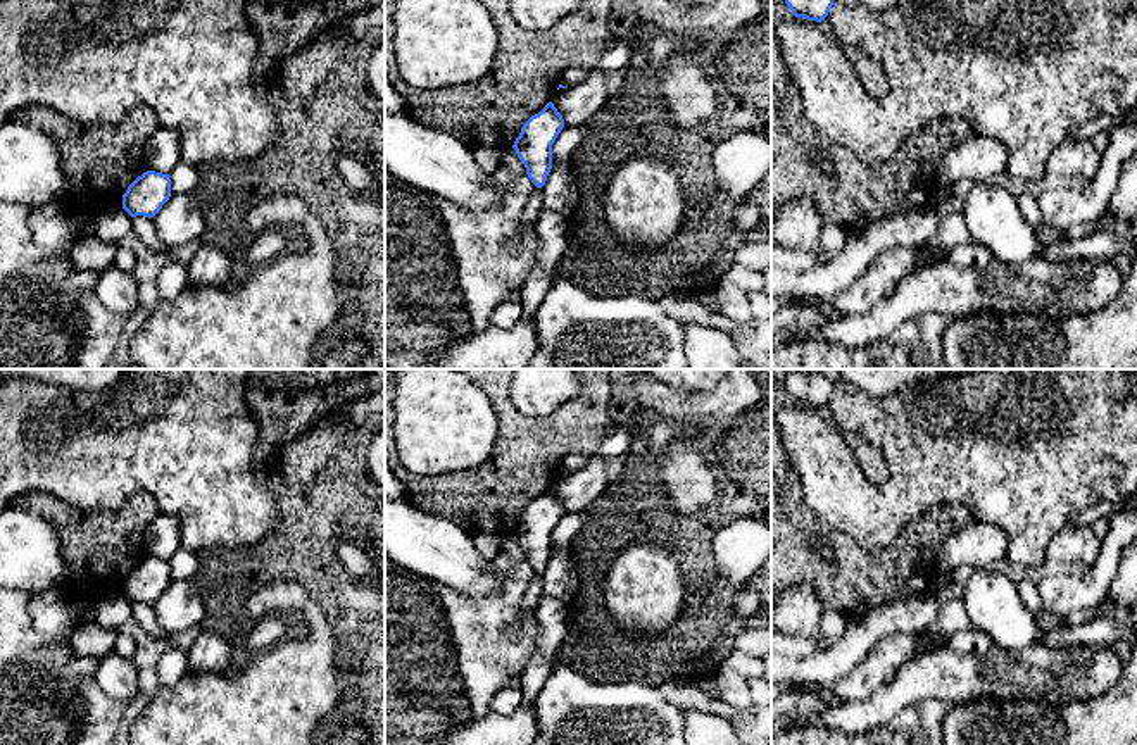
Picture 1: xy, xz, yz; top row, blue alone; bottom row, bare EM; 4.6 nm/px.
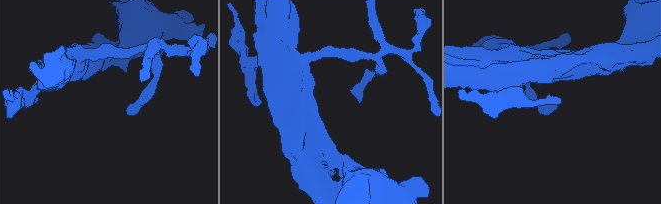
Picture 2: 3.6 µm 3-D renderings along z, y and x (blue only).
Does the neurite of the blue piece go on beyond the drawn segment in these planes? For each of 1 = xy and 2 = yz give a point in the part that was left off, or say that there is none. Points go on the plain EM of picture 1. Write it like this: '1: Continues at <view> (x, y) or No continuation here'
1: No continuation here
2: No continuation here

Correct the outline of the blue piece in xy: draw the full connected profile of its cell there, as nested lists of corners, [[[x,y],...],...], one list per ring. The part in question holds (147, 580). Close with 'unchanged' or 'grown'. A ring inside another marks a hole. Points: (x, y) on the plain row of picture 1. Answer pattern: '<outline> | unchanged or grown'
[[[147,557],[122,581],[122,595],[131,602],[154,604],[171,583],[169,560]]] | unchanged

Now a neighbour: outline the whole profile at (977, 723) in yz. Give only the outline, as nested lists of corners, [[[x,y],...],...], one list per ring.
[[[1137,607],[1130,660],[1104,695],[1063,705],[994,698],[947,705],[944,745],[1137,745]]]

